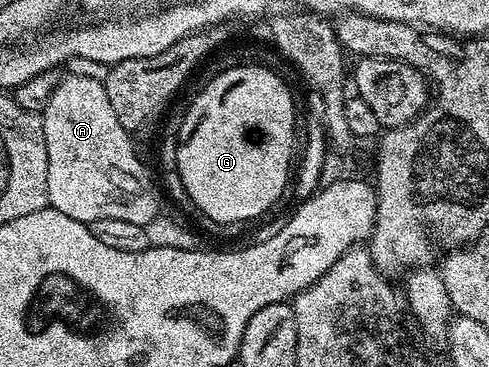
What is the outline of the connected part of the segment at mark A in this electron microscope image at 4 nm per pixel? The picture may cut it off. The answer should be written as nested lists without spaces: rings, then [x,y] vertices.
[[[65,74],[40,118],[46,139],[47,197],[51,208],[87,225],[98,219],[117,219],[144,226],[162,213],[157,182],[154,179],[152,182],[149,171],[138,157],[130,139],[131,132],[120,124],[103,81]]]

